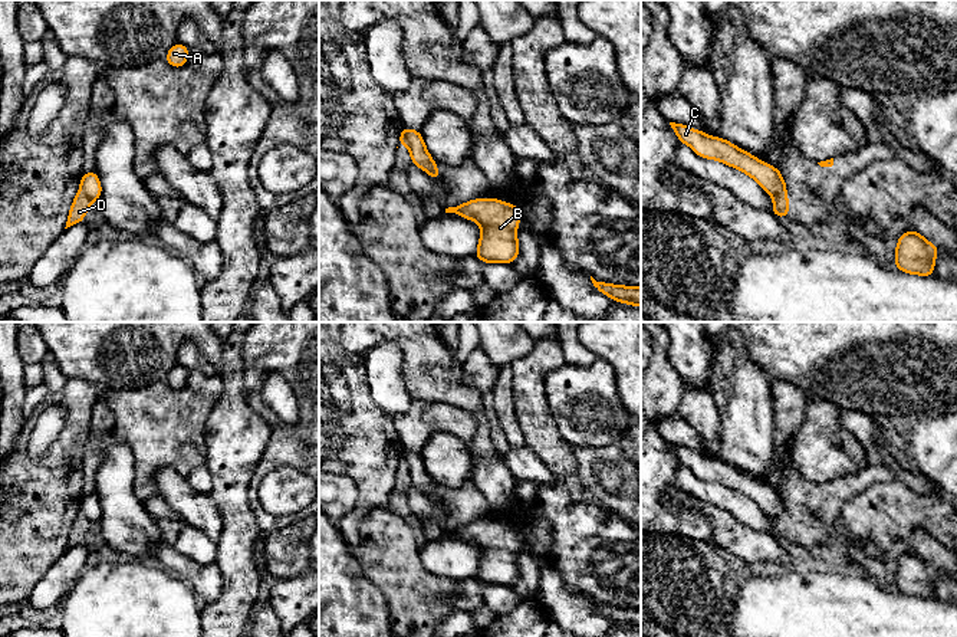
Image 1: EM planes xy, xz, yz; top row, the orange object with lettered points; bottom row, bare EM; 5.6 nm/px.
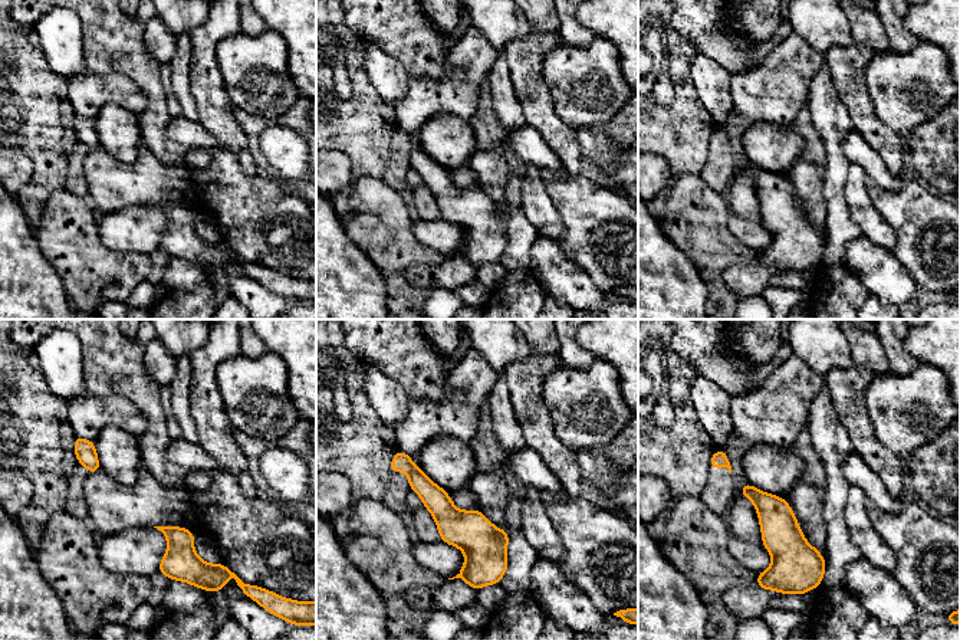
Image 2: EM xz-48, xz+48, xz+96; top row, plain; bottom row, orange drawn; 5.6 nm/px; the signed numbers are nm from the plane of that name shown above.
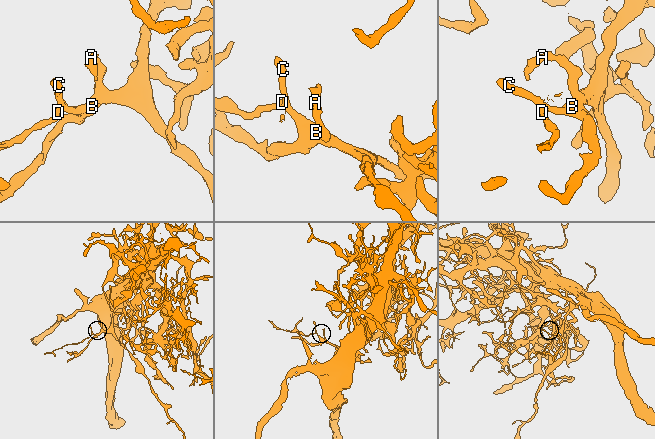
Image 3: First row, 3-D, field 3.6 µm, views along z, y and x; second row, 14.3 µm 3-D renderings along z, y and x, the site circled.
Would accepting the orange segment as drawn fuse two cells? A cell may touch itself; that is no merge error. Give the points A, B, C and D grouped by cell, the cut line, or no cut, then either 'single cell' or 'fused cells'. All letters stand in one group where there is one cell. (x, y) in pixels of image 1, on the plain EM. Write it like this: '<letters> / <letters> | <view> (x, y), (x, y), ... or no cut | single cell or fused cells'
A B C / D | xy (79, 512), (92, 522) | fused cells

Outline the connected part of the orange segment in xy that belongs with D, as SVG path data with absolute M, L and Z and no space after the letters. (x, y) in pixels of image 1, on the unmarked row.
M79 512L72 525L65 551L83 544L83 539L89 532L91 526L92 526L92 522L88 518L85 518L83 513Z

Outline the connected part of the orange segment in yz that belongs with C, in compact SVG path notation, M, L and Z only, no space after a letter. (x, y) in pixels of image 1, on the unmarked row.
M670 444L680 464L687 466L703 480L717 482L730 489L741 492L772 519L782 516L786 510L785 502L777 490L757 482L754 477L740 472L724 460L714 460L703 453L695 453L684 446Z

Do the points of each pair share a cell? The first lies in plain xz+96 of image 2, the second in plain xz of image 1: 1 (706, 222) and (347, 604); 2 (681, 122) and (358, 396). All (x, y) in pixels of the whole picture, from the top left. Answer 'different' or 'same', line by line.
1: different
2: same

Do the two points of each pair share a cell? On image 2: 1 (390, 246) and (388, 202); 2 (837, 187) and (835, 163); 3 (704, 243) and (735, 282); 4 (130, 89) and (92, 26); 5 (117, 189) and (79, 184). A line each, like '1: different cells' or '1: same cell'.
1: same cell
2: same cell
3: different cells
4: different cells
5: different cells

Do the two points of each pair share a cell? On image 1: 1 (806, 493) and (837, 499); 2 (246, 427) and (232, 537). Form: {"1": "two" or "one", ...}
{"1": "one", "2": "one"}

